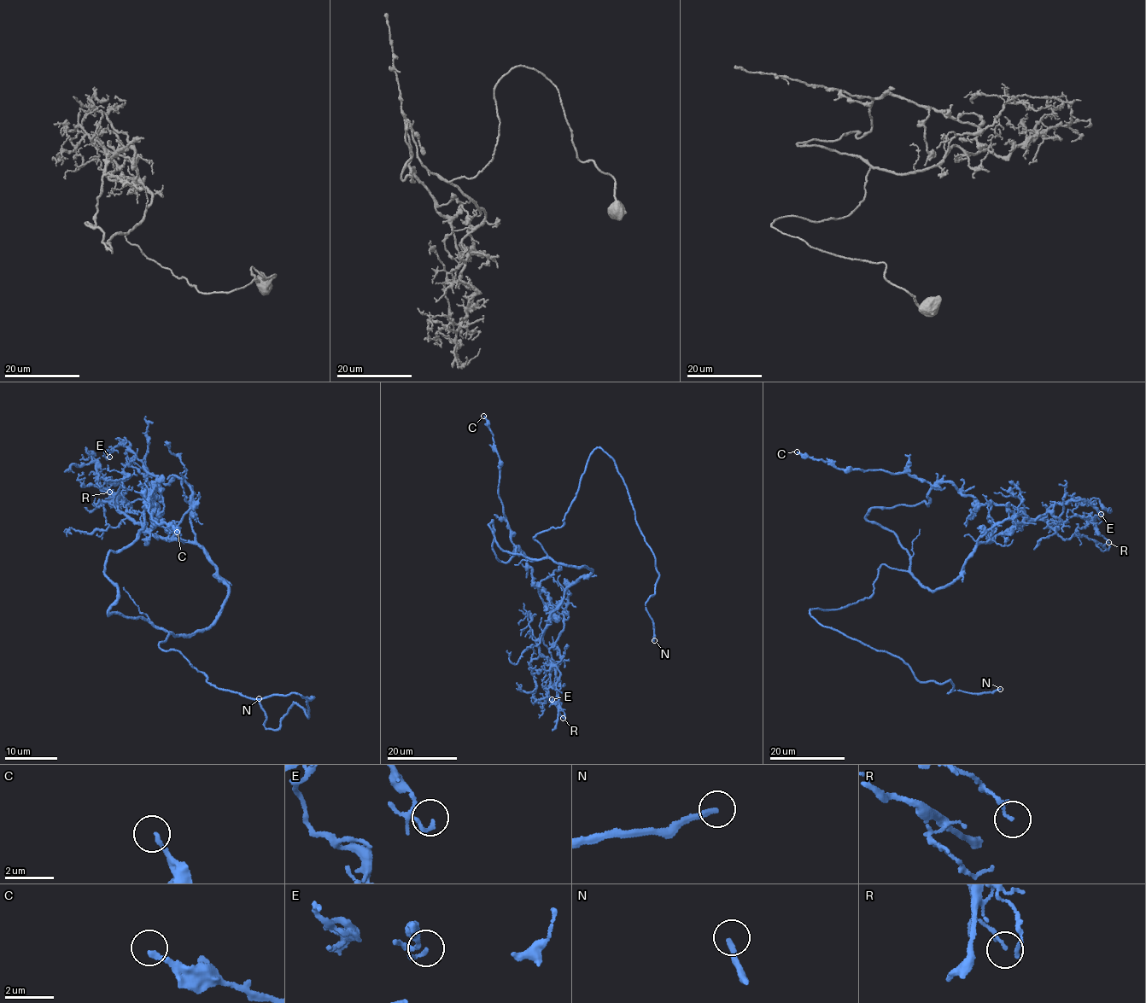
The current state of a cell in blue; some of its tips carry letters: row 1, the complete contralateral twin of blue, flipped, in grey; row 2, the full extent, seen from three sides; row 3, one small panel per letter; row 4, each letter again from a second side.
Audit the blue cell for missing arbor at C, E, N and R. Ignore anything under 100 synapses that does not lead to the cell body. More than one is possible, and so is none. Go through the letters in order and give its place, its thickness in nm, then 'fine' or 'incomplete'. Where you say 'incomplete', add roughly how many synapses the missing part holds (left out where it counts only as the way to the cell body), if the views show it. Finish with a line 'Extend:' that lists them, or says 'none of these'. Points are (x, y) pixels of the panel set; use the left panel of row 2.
C: at (177, 532); 190 nm thick; fine
E: at (109, 457); 140 nm thick; fine
N: at (259, 698); 240 nm thick; incomplete
R: at (109, 492); 140 nm thick; fine
Extend: N

